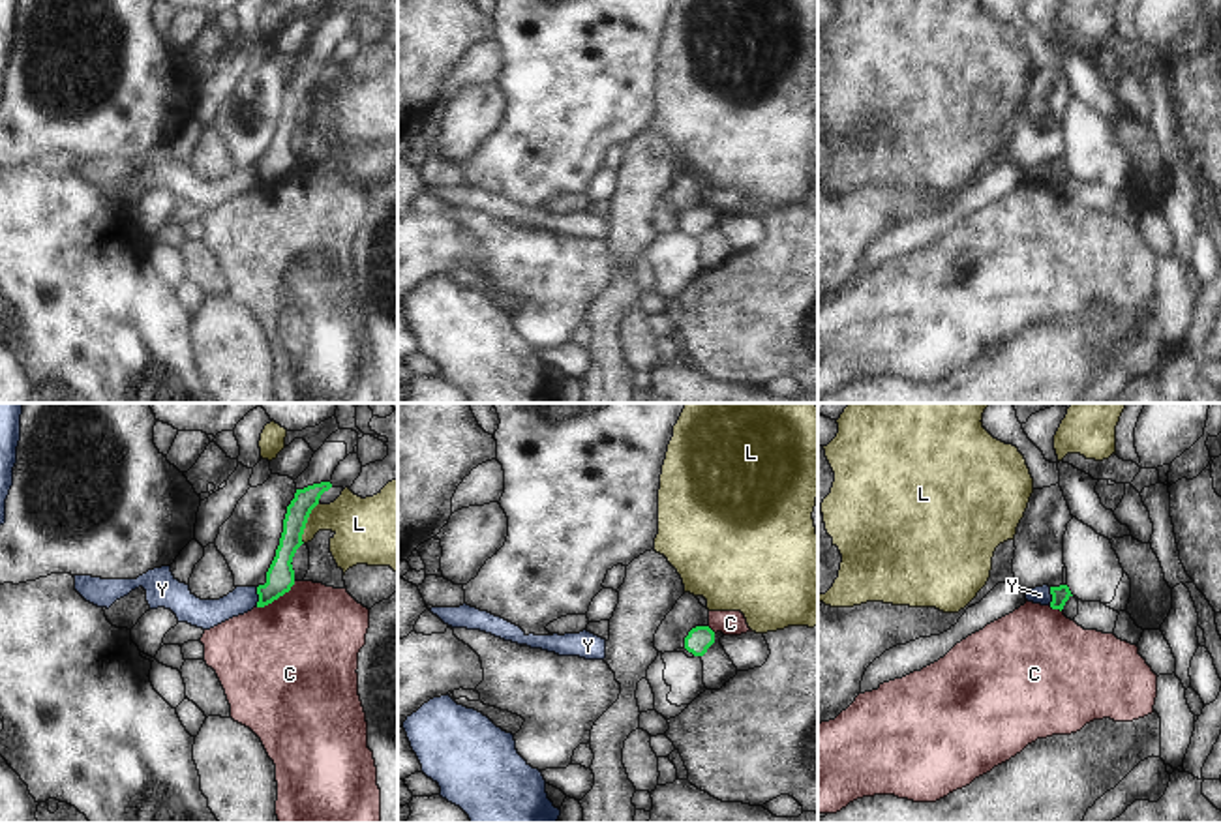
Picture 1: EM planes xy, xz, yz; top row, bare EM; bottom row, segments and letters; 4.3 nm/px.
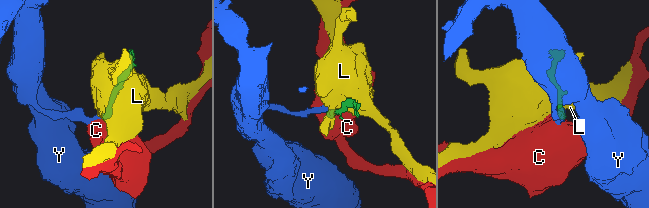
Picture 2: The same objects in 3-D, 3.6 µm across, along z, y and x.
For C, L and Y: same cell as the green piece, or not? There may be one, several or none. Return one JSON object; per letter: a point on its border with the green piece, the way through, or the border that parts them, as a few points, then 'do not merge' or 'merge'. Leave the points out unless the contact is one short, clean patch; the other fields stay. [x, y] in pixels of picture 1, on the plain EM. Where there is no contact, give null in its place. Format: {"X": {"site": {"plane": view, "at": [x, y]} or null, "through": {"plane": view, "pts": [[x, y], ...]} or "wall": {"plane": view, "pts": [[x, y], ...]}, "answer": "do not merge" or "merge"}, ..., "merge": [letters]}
{"C": {"site": {"plane": "xy", "at": [276, 179]}, "wall": {"plane": "xy", "pts": [[295, 162], [287, 171], [257, 188]]}, "answer": "do not merge"}, "L": {"site": {"plane": "xy", "at": [306, 102]}, "answer": "do not merge"}, "Y": {"site": {"plane": "xy", "at": [259, 177]}, "wall": {"plane": "xy", "pts": [[256, 167], [257, 186]]}, "answer": "do not merge"}, "merge": []}

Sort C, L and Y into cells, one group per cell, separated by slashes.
C / L / Y

